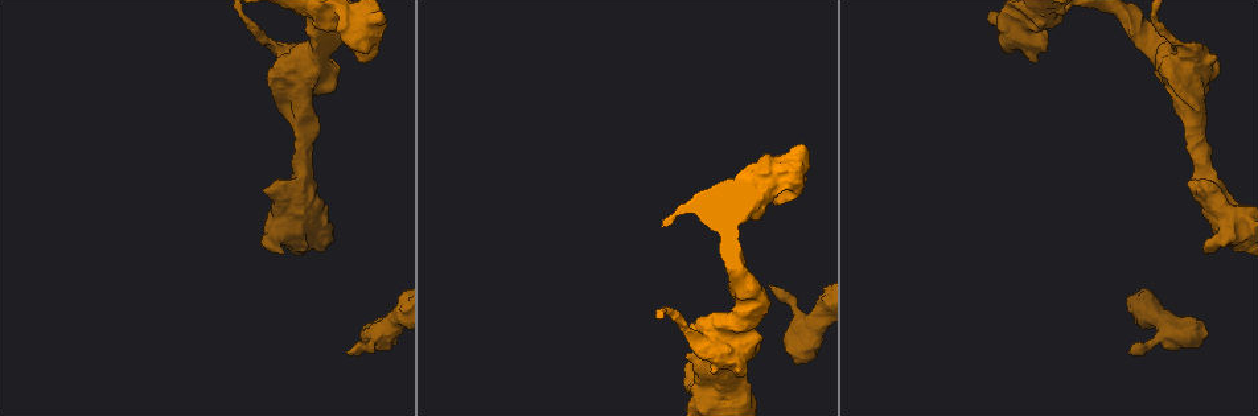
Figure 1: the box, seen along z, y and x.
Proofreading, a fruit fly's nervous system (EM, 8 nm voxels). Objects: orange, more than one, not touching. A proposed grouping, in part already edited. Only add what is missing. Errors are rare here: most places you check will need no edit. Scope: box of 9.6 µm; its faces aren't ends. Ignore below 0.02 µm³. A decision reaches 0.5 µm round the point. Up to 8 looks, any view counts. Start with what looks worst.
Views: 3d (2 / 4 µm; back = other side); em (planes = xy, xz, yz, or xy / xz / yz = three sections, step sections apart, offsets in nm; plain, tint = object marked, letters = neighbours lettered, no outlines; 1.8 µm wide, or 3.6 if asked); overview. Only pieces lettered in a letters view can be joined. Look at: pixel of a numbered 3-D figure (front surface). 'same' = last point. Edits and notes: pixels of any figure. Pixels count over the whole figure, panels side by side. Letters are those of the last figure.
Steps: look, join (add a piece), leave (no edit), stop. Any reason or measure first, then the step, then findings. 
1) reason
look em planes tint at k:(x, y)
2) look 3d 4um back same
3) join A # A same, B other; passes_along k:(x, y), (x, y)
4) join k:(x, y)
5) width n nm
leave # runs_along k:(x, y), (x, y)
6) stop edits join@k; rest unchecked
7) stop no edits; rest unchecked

an open end
look 3d 4um at 1:(1206, 334)

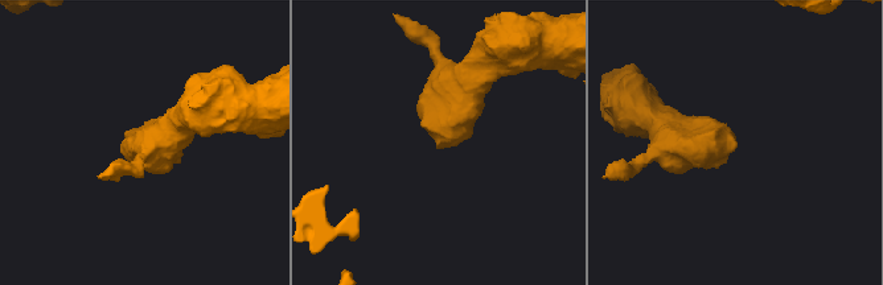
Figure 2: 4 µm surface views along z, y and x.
look em 3.6um planes letters at 2:(440, 148)

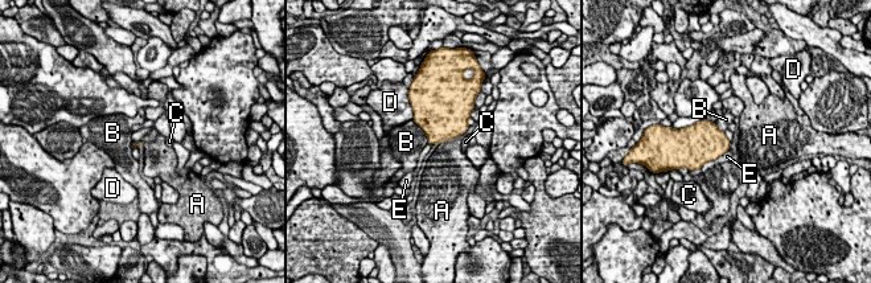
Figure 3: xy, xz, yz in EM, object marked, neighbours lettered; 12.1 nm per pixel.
leave # A other, B other, C other, D other, E other; border 3:(728, 148), (699, 168); no lettered piece goes on from it

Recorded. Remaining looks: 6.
abrupt turn
look em 3.6um planes letters at 1:(727, 393)

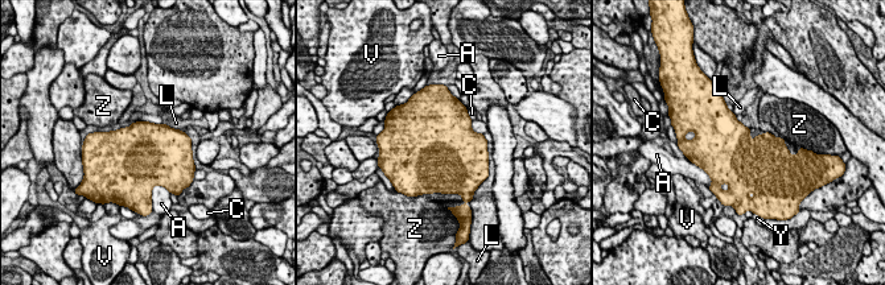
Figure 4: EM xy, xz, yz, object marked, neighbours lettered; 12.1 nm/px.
leave # A other, C other, L other, V other, Y other, Z other; border 4:(765, 131), (774, 136); no lettered piece goes on from it

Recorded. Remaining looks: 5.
stops while still wide
look 3d 4um back at 1:(1035, 57)

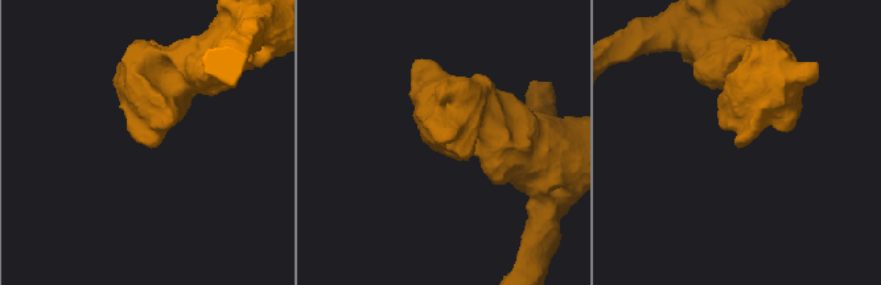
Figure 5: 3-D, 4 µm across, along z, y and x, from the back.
look em yz step 16 tint at 5:(136, 139)

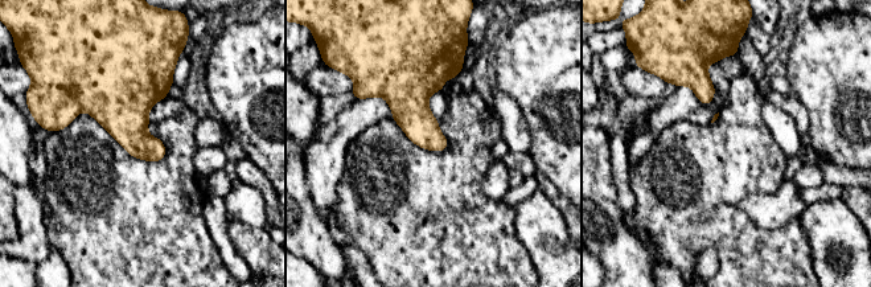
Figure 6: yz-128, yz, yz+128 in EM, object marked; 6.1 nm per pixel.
look em planes letters same

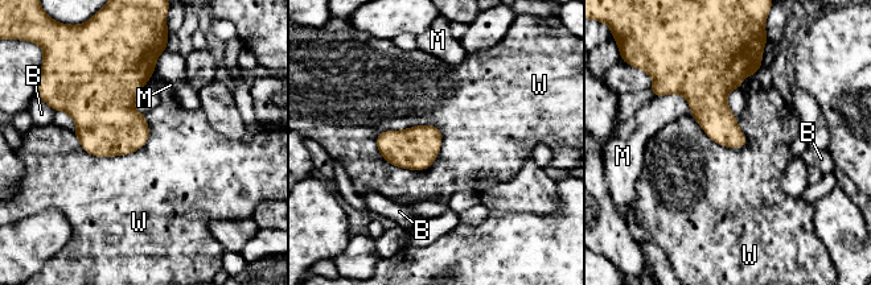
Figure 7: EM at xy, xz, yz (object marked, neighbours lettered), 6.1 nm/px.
leave # B other, M other, W other; border 7:(442, 131), (411, 126), (374, 140); no lettered piece goes on from it

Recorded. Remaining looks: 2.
stop no edits; rest unchecked

